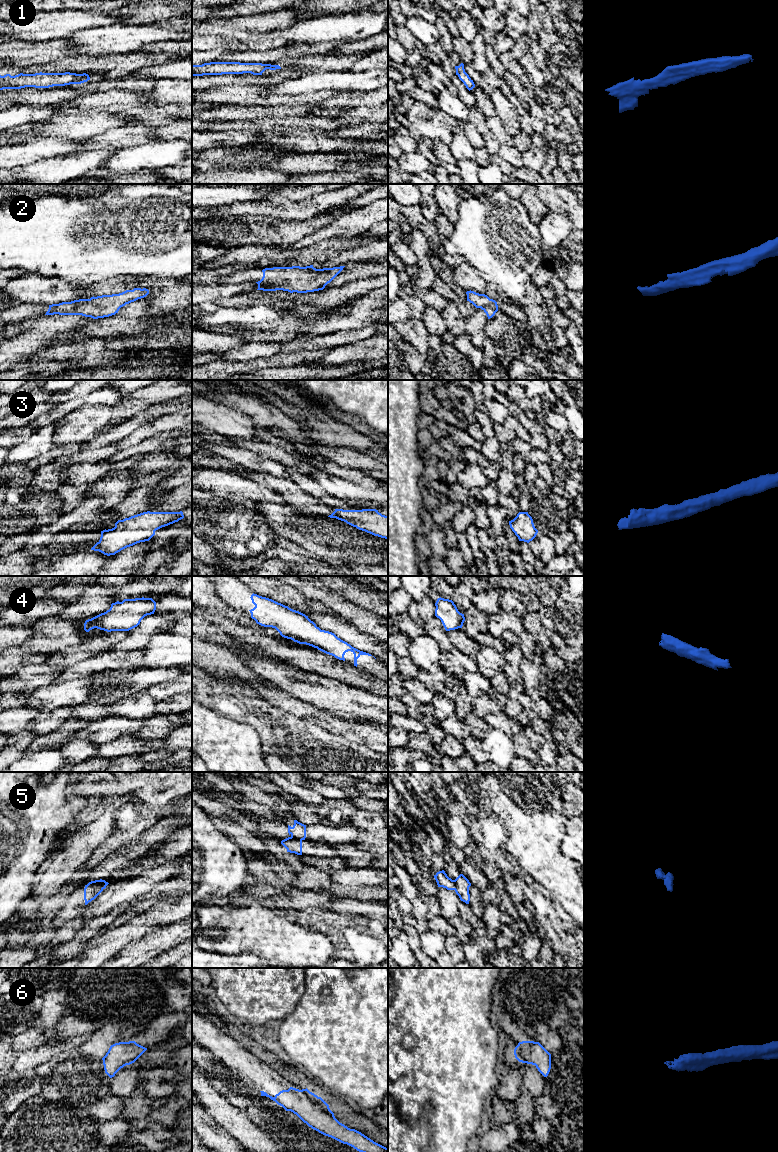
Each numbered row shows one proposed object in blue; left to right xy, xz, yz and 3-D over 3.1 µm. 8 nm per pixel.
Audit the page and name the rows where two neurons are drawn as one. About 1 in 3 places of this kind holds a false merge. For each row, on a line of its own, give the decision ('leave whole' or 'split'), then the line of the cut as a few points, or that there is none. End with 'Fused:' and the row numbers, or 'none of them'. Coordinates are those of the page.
1: leave whole; cut none
2: leave whole; cut none
3: leave whole; cut none
4: leave whole; cut none
5: split; cut xz (291, 836), (301, 840)
6: leave whole; cut none
Fused: 5

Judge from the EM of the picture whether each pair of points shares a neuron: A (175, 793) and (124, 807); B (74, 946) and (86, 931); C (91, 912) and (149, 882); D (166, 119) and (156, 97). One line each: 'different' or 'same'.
A: different
B: same
C: same
D: different

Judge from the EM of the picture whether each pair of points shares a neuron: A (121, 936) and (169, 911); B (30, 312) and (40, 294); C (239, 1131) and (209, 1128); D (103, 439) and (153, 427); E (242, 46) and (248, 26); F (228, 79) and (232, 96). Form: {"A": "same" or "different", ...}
{"A": "same", "B": "different", "C": "different", "D": "different", "E": "different", "F": "different"}

